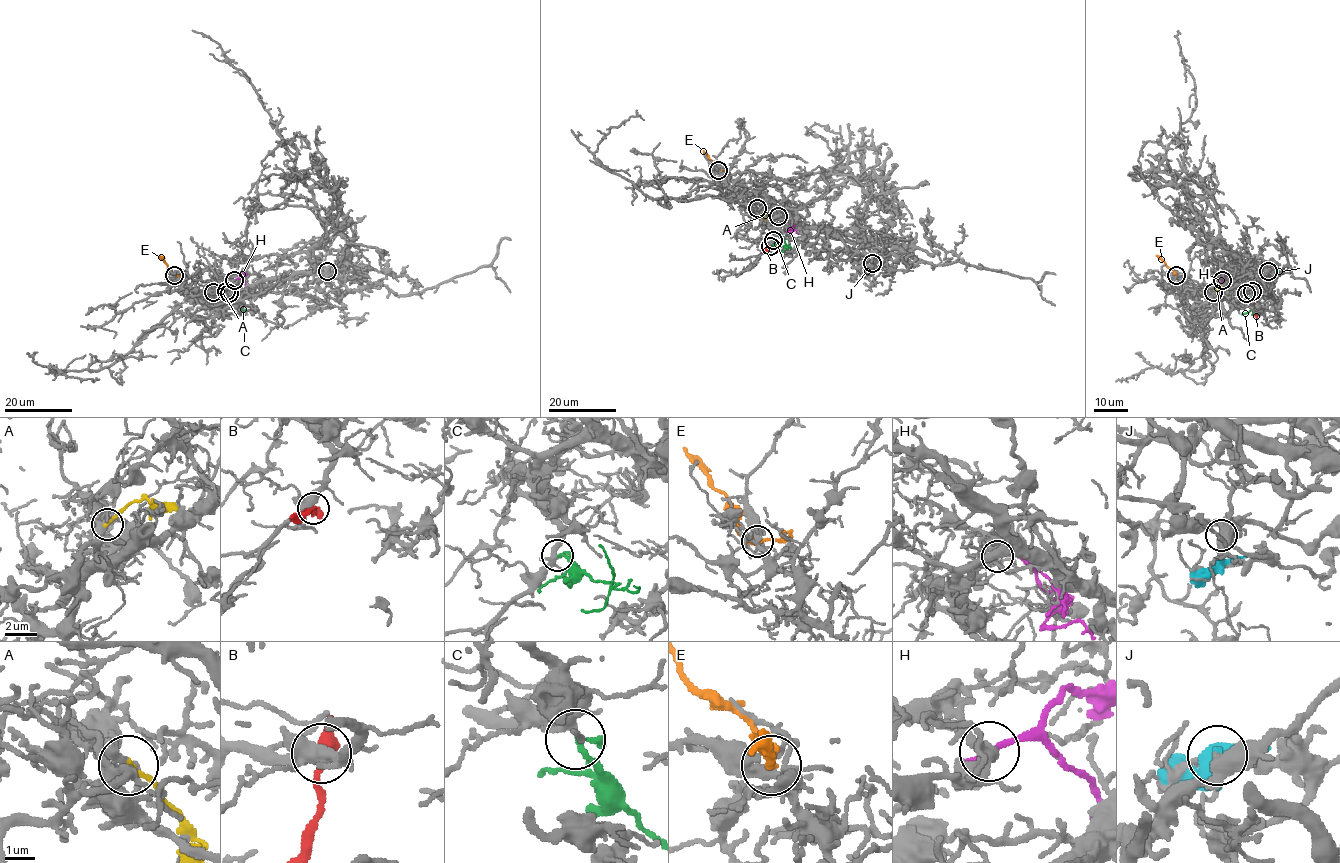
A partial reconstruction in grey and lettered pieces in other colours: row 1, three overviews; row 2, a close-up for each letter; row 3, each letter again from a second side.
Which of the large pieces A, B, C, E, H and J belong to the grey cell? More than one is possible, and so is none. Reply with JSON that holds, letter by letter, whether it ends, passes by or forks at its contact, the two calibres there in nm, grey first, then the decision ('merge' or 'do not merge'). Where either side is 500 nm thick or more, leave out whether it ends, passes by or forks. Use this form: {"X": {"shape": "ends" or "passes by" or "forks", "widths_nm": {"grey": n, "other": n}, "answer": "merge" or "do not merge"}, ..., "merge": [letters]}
{"A": {"shape": "ends", "widths_nm": {"grey": 400, "other": 200}, "answer": "do not merge"}, "B": {"shape": "passes by", "widths_nm": {"grey": 400, "other": 340}, "answer": "do not merge"}, "C": {"shape": "ends", "widths_nm": {"grey": 260, "other": 240}, "answer": "merge"}, "E": {"shape": "passes by", "widths_nm": {"grey": 360, "other": 300}, "answer": "do not merge"}, "H": {"shape": "ends", "widths_nm": {"grey": 320, "other": 260}, "answer": "do not merge"}, "J": {"shape": "ends", "widths_nm": {"grey": 400, "other": 240}, "answer": "do not merge"}, "merge": ["C"]}

